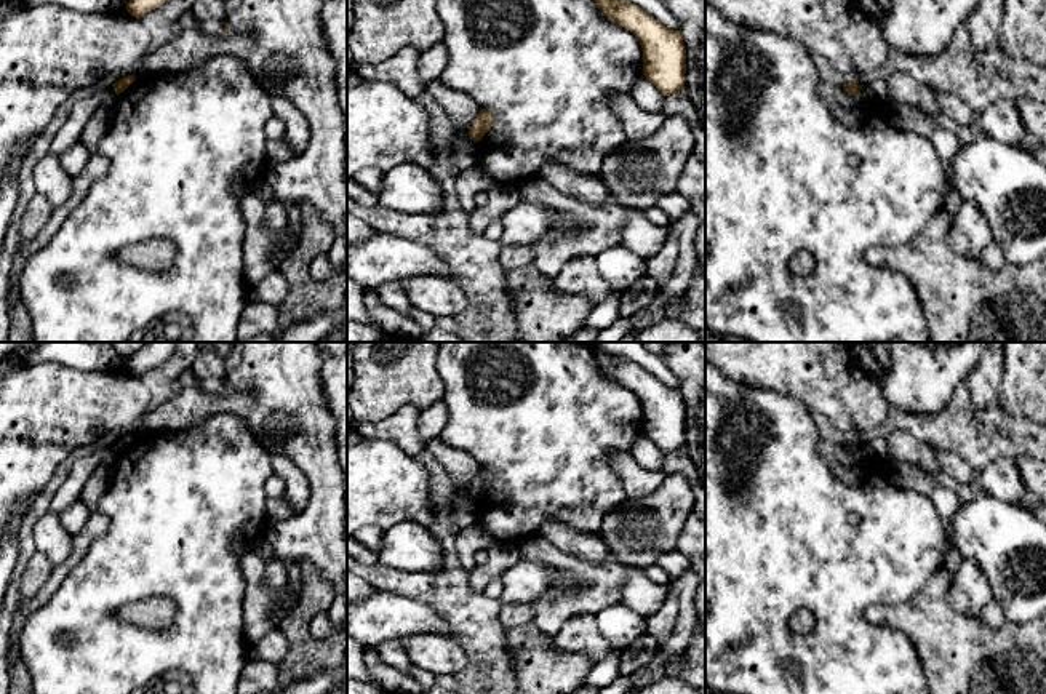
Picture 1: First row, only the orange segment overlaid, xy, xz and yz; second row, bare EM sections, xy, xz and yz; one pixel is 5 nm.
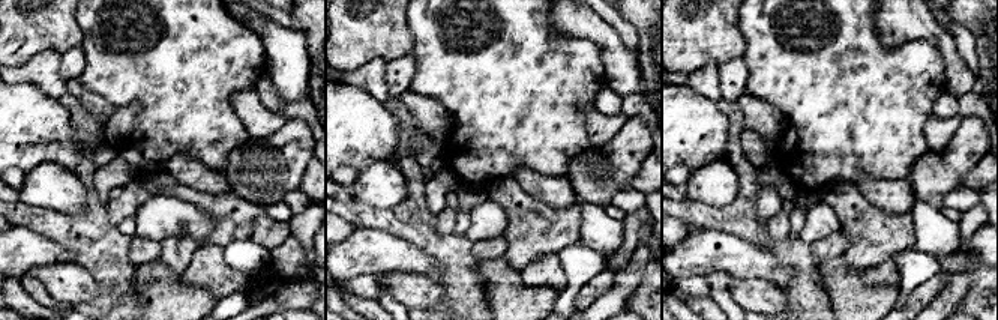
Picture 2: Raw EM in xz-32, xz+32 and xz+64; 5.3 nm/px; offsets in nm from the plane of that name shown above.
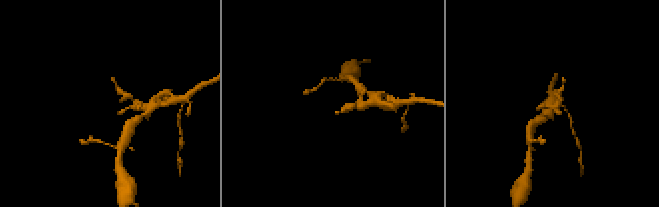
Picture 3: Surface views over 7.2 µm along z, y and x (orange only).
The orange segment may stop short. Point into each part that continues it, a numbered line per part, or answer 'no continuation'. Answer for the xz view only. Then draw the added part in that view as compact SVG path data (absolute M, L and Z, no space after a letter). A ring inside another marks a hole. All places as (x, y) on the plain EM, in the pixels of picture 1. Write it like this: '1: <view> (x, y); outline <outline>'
no continuation

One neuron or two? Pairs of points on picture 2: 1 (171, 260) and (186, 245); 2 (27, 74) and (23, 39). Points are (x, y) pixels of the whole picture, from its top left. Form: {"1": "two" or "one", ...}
{"1": "one", "2": "two"}

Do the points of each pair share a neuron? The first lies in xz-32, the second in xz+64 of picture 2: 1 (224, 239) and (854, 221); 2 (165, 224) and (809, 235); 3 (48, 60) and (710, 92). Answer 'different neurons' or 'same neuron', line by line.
1: same neuron
2: same neuron
3: same neuron

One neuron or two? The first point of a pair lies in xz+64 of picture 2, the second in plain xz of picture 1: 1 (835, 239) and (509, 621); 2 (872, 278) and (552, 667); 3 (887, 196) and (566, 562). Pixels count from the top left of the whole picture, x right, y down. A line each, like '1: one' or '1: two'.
1: one
2: two
3: two

